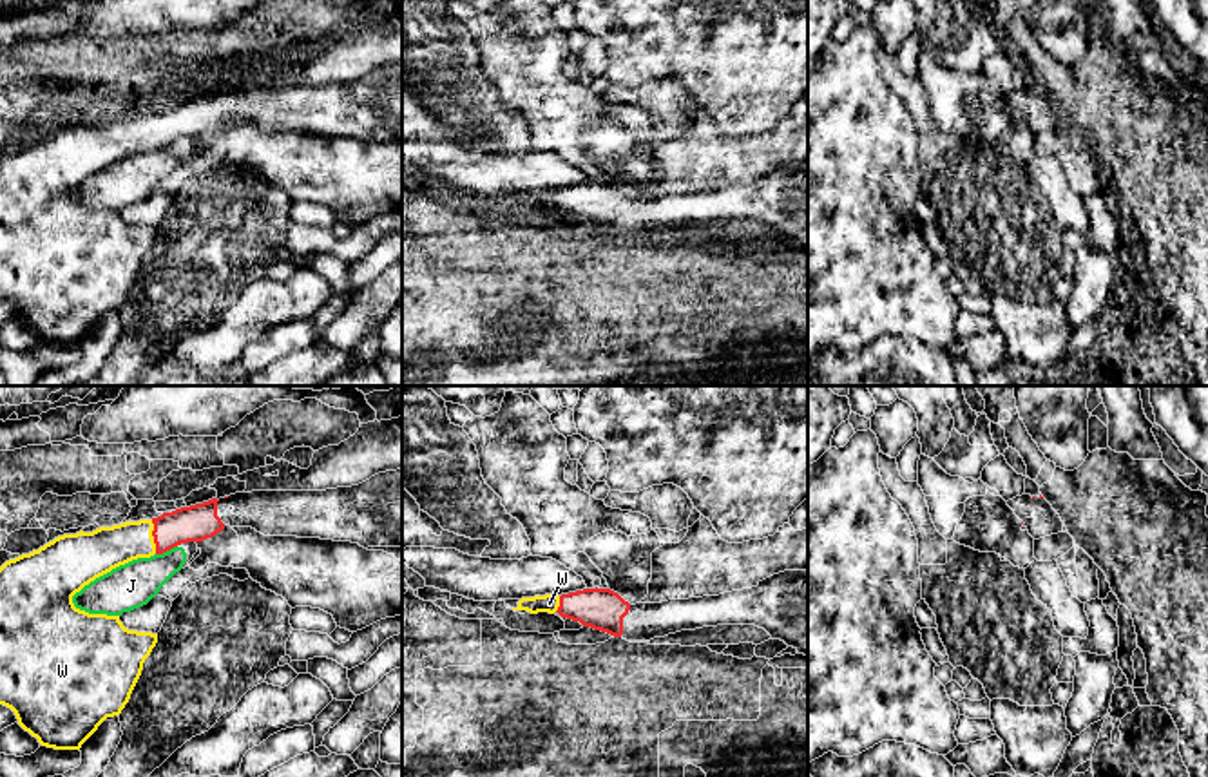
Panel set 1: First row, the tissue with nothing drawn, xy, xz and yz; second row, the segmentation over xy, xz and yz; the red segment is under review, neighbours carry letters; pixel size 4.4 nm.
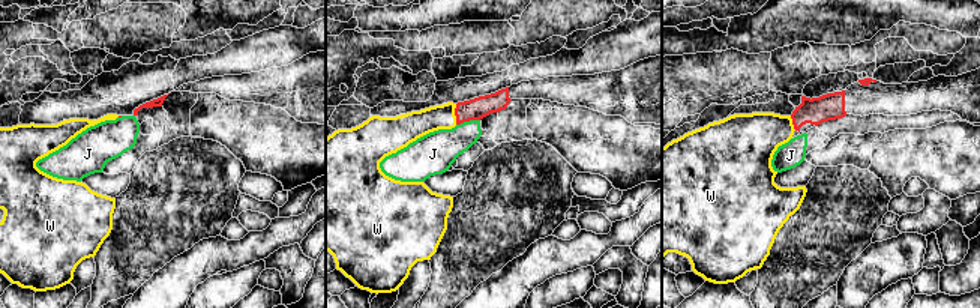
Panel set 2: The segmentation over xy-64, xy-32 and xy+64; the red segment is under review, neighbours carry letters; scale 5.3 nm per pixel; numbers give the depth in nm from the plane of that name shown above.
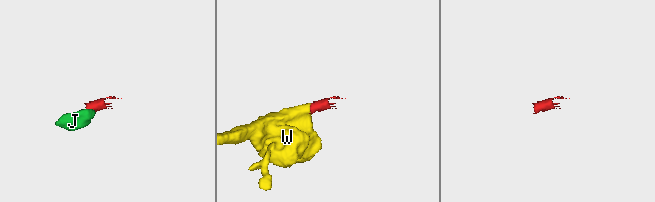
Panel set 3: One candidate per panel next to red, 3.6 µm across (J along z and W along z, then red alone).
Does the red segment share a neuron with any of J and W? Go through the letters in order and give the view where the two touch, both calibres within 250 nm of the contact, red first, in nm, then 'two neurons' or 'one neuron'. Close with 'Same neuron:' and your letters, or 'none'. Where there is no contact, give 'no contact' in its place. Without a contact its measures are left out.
J: xy | 160/200 nm | two neurons
W: xy | 160/190 nm | one neuron
Same neuron: W

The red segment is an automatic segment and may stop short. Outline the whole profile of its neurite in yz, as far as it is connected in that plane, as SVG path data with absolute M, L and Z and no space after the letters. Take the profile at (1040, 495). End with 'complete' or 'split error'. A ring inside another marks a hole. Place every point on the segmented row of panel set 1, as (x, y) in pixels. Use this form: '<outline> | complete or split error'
M1021 494L1007 502L1014 514L1027 527L1034 540L1058 534L1063 531L1063 522L1052 505L1040 494Z | split error

